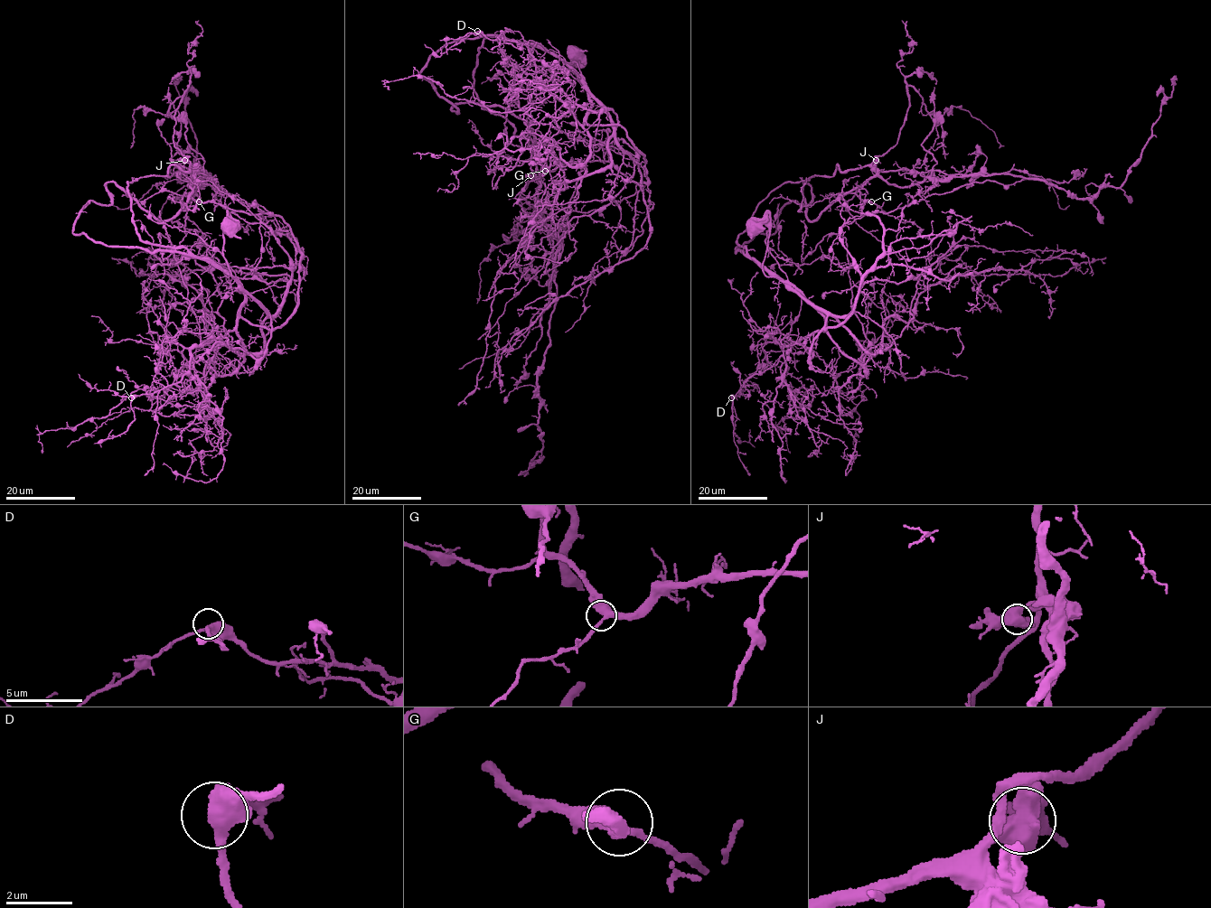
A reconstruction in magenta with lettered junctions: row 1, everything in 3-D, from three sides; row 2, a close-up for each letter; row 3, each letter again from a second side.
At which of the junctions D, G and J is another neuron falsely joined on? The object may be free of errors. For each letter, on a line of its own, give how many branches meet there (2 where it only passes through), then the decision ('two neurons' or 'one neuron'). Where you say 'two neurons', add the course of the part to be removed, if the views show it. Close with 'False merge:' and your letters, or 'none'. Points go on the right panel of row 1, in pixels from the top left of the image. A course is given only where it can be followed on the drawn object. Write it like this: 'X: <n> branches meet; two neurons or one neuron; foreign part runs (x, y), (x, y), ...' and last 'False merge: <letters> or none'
D: 3 branches meet; one neuron
G: 3 branches meet; one neuron
J: 3 branches meet; two neurons; foreign part runs (876, 160), (899, 186), (936, 180), (841, 228), (861, 280), (837, 318), (866, 351), (955, 274), (1106, 257)
False merge: J

